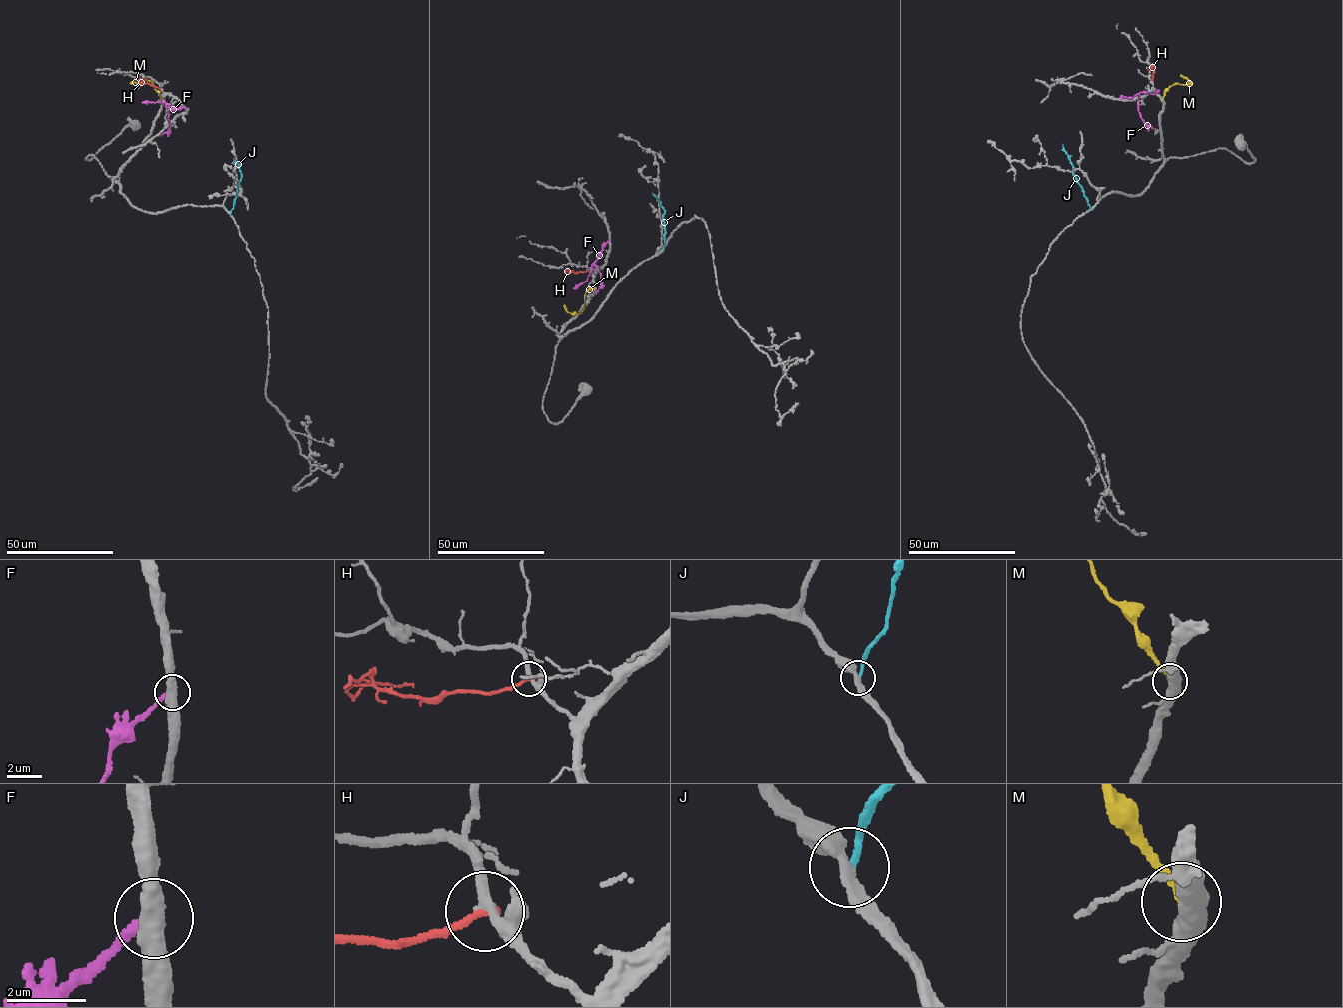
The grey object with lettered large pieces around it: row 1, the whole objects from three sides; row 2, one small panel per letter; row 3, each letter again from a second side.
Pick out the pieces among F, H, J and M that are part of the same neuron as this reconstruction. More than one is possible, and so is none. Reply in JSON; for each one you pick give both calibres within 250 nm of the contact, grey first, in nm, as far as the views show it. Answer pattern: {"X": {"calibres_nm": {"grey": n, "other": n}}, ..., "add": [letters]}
{"add": []}

